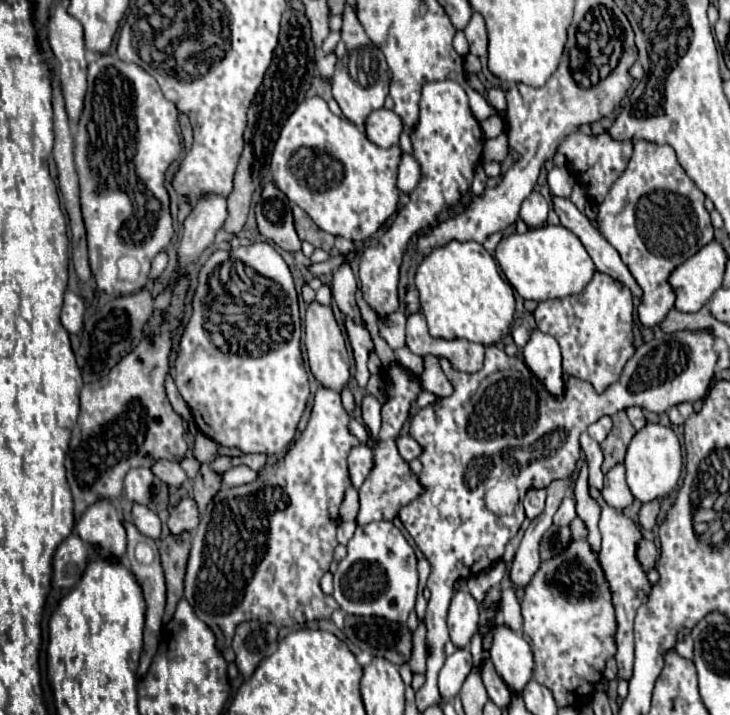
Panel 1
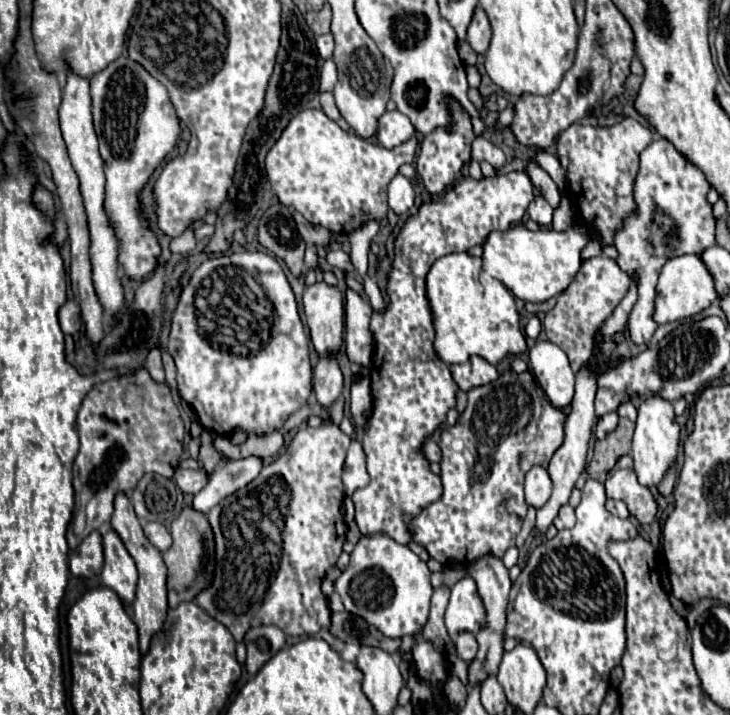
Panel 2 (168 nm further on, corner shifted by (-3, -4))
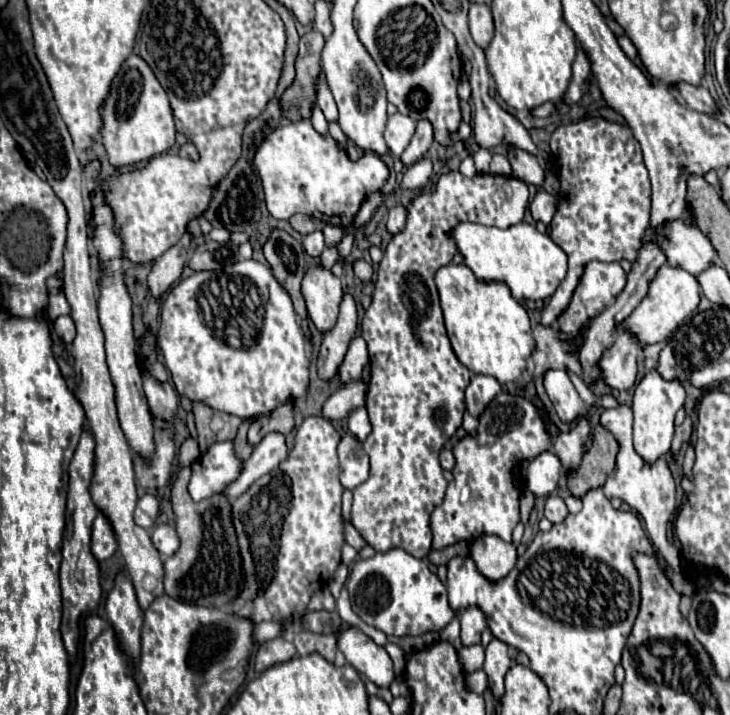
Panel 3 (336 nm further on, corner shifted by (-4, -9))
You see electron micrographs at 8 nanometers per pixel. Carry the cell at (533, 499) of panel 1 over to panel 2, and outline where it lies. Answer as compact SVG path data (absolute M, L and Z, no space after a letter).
M533 466L525 478L527 504L533 508L541 508L549 500L551 490L553 490L553 482L547 474L547 468L545 466Z

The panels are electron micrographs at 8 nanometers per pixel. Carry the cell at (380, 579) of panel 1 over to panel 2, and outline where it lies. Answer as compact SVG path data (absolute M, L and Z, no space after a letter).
M383 534L371 538L363 536L351 552L349 568L335 580L335 590L351 614L365 618L385 636L401 638L421 632L427 624L433 594L429 576L427 564L407 546L401 546Z

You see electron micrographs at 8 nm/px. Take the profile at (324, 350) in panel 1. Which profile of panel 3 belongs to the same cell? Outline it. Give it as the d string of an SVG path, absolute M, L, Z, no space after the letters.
M310 267L302 281L302 293L312 323L324 335L334 327L338 319L340 303L344 297L340 279L324 267Z

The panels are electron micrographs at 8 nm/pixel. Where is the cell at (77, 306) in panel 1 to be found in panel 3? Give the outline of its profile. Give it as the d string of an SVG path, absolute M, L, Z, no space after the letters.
M60 315L54 321L54 331L62 337L64 343L72 343L74 337L76 337L76 325L74 325L74 321L72 321L70 315Z

